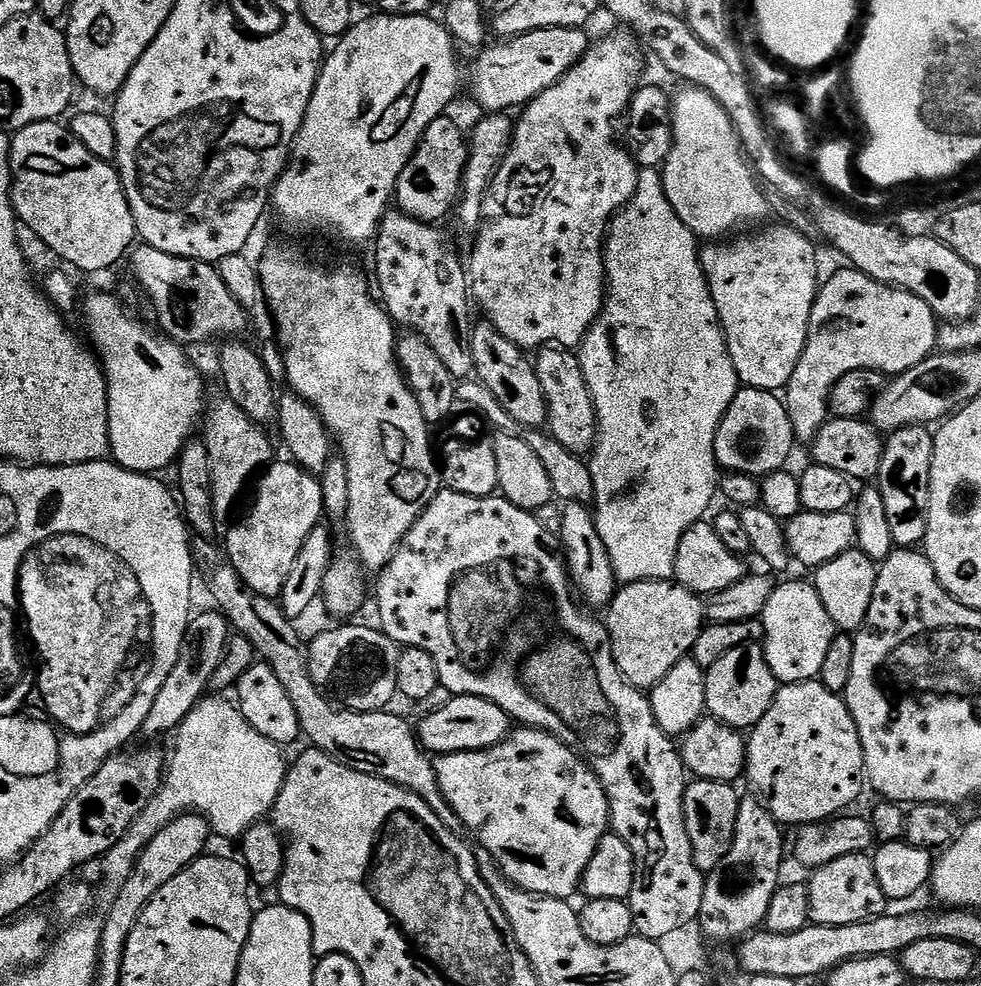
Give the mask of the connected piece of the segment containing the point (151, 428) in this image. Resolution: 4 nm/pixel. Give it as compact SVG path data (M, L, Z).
M92 292L85 300L83 297L82 308L83 304L91 347L108 381L111 459L132 472L160 474L163 468L171 469L206 412L199 370L188 361L181 345L127 316L123 302L110 293Z

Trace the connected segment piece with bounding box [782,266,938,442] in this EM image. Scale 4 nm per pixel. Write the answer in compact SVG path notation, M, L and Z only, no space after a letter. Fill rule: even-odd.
M844 266L841 272L834 273L825 284L823 281L816 293L816 301L812 303L810 326L806 346L802 350L802 358L782 396L797 441L811 442L818 434L830 408L832 387L843 376L850 374L850 370L869 368L871 372L883 372L889 377L898 376L918 366L918 362L922 362L937 351L937 331L938 318L932 313L930 306L926 306L922 298L902 288L880 284L864 272L857 272L851 266Z

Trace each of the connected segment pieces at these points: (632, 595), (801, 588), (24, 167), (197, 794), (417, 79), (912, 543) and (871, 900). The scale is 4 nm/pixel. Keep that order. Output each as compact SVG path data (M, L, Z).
M643 580L623 585L612 597L611 604L607 605L606 627L612 639L614 662L625 680L641 690L650 690L662 682L662 678L674 670L676 663L691 653L698 634L706 627L704 606L705 601L695 592L672 580Z
M792 580L789 584L777 583L770 594L770 602L766 602L762 619L762 647L766 662L777 681L786 685L804 684L817 679L822 670L822 661L830 651L830 642L837 636L838 629L830 614L826 614L826 606L822 606L822 598L816 593L815 587L811 583L803 584L800 580Z
M43 120L34 122L30 126L19 129L11 137L12 145L12 209L16 211L17 221L24 224L53 252L56 256L61 256L68 264L73 264L76 268L81 268L84 272L104 272L107 268L112 268L120 259L129 255L130 249L137 243L138 233L134 214L128 205L128 199L124 193L124 183L120 180L119 171L109 161L96 157L82 144L78 137L73 134L71 127L54 120Z
M205 698L186 714L186 718L180 723L180 727L174 733L176 749L170 752L170 763L166 768L166 775L160 791L151 802L133 820L133 824L126 830L124 836L102 858L104 864L104 880L112 890L120 888L130 878L136 861L146 850L148 843L170 823L177 814L199 814L208 822L208 827L216 832L224 840L239 841L250 826L261 823L271 813L276 804L278 794L284 785L284 779L288 777L289 761L284 761L285 749L279 744L270 742L270 738L262 738L250 722L241 714L239 707L232 704L226 698Z
M375 14L369 20L357 19L351 28L335 41L336 49L327 53L320 69L320 77L316 80L316 89L310 98L310 106L304 115L302 126L298 130L296 140L292 143L290 155L284 173L276 182L276 187L270 193L271 211L276 211L276 216L292 232L325 232L344 244L364 244L375 241L376 231L384 219L384 213L389 211L394 200L396 183L410 158L420 144L422 134L426 134L426 126L438 117L449 111L452 99L460 86L460 70L458 68L458 53L452 42L452 36L439 19L431 20L431 15L423 16L387 16Z
M927 427L903 428L887 433L882 454L882 466L878 477L878 487L882 502L886 505L886 522L890 522L890 535L898 548L916 548L923 545L926 534L926 518L930 510L930 462L934 454L934 436Z
M861 854L859 856L847 856L838 858L826 866L815 869L811 873L812 880L807 881L810 894L810 920L813 924L825 924L826 926L850 926L854 922L866 922L876 916L883 916L889 911L890 901L882 894L882 886L878 886L876 871L872 865L872 856Z

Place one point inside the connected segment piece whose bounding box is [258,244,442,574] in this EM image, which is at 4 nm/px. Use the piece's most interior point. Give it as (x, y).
(339, 347)

